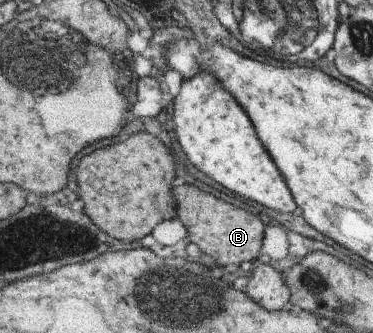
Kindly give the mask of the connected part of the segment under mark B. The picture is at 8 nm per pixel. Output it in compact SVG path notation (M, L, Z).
M184 184L174 188L174 194L178 202L178 216L188 228L190 240L199 246L202 252L212 256L228 270L231 267L235 269L246 260L255 263L261 260L260 252L265 225L260 217L230 202L225 202L222 198L216 198L214 194L208 194L198 186Z

